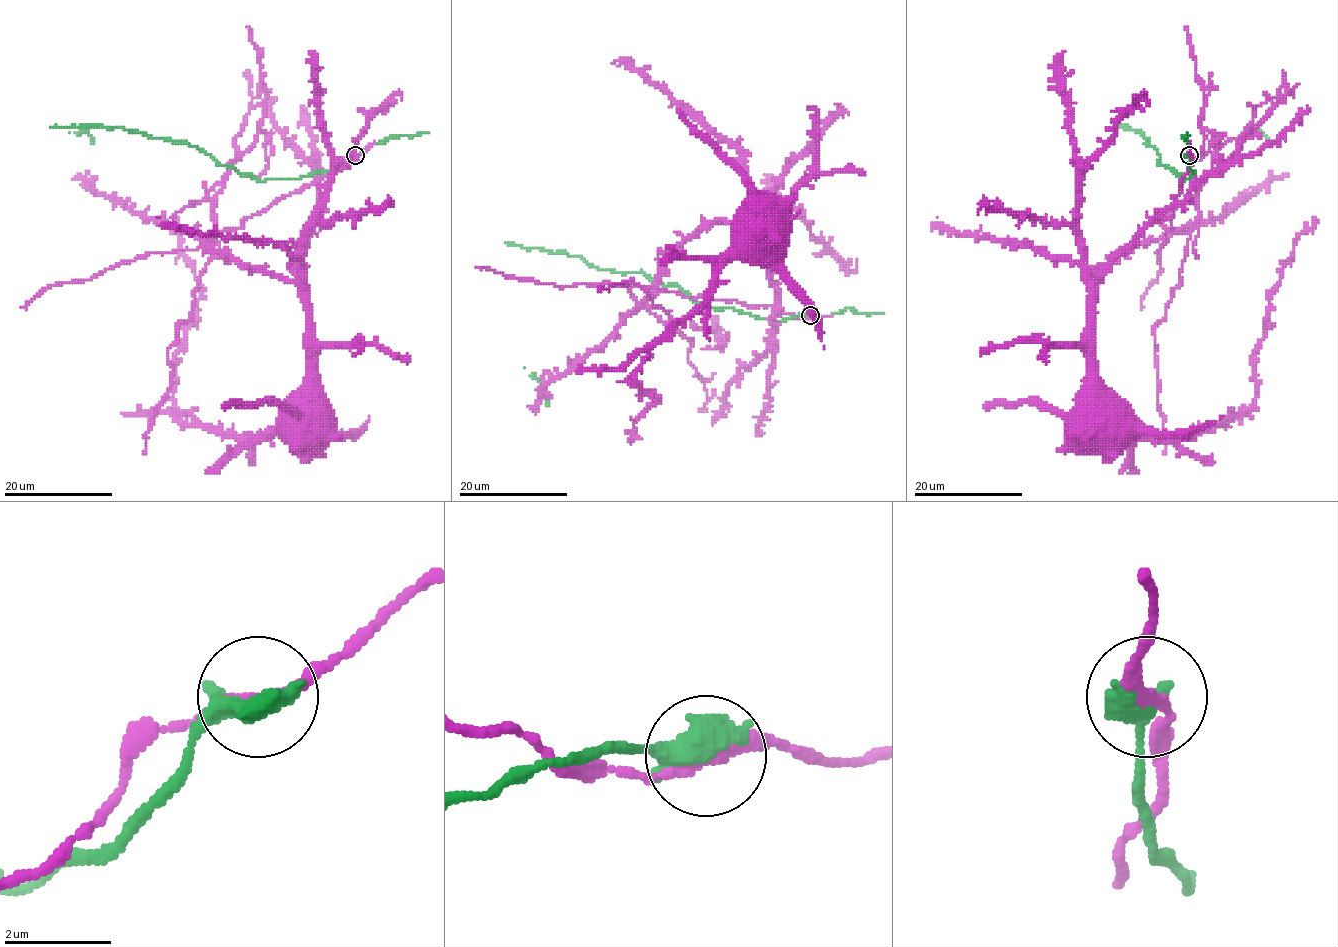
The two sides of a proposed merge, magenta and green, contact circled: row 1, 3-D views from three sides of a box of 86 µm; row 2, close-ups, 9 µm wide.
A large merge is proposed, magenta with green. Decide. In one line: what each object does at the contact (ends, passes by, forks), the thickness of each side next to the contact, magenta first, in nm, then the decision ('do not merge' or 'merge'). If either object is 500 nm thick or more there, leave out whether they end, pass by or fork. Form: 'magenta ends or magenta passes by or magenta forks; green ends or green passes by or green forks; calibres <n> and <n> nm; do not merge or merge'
calibres 240 and 600 nm; do not merge

